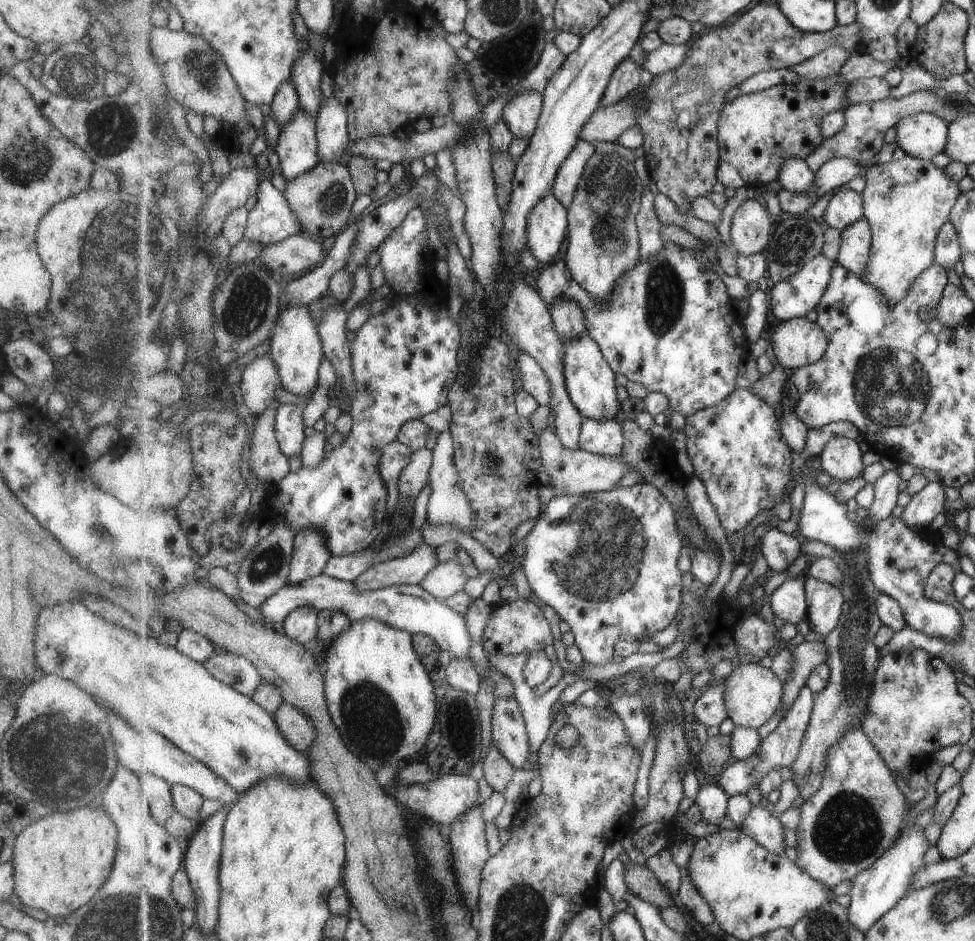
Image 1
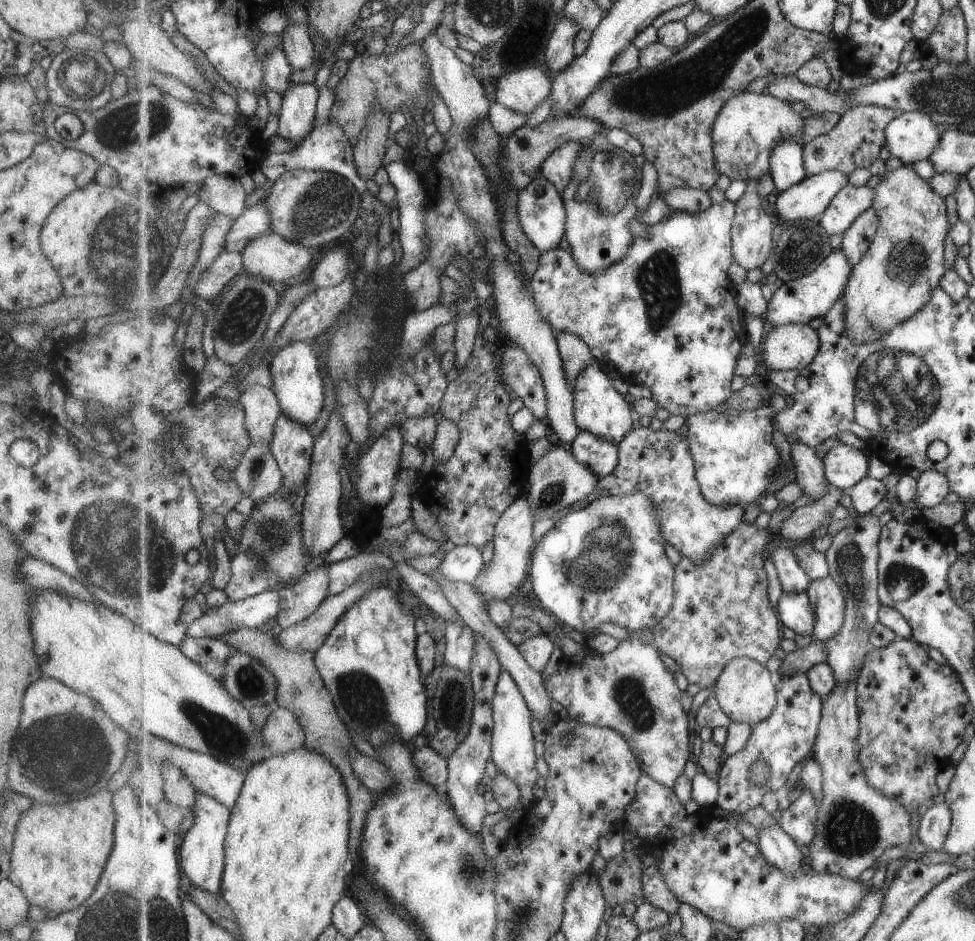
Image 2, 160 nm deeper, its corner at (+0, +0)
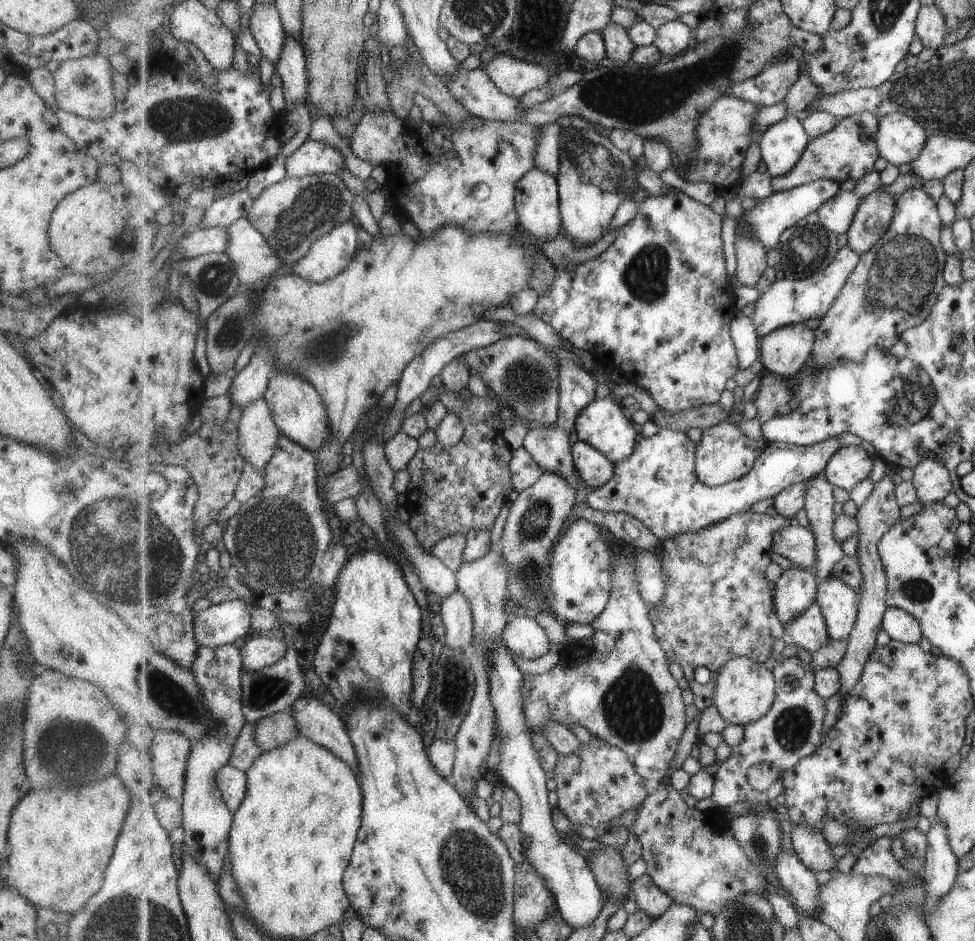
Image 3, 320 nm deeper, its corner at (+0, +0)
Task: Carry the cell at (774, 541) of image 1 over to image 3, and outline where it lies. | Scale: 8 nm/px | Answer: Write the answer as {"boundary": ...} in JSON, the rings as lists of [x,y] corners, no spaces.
{"boundary":[[[799,567],[782,572],[776,581],[775,608],[783,627],[791,625],[797,617],[813,606],[820,581],[811,570]]]}

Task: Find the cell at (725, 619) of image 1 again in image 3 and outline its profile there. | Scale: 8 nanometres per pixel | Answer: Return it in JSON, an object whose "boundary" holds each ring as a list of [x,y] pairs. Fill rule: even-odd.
{"boundary":[[[749,511],[737,513],[718,523],[710,524],[707,528],[702,528],[700,531],[671,535],[669,538],[661,539],[661,542],[656,546],[656,549],[653,549],[653,552],[657,553],[662,558],[664,579],[666,580],[667,588],[666,596],[662,600],[662,603],[650,607],[650,617],[653,624],[655,624],[656,635],[658,636],[659,642],[662,644],[663,650],[667,653],[671,663],[679,663],[683,667],[686,674],[686,680],[689,682],[689,688],[696,696],[694,704],[702,711],[714,704],[714,692],[718,683],[719,673],[729,660],[735,657],[748,656],[763,664],[764,662],[767,662],[769,656],[775,656],[773,654],[773,641],[775,638],[771,635],[771,626],[769,626],[769,622],[772,622],[772,620],[769,620],[769,618],[771,618],[773,612],[776,612],[776,608],[775,600],[773,600],[773,590],[771,590],[769,580],[767,580],[767,566],[771,564],[771,550],[774,543],[774,534],[784,526],[791,525],[792,519],[793,518],[781,514],[773,517],[766,513],[757,514]],[[701,666],[705,666],[711,672],[710,680],[705,684],[699,684],[699,682],[695,680],[695,670],[701,668]]]}

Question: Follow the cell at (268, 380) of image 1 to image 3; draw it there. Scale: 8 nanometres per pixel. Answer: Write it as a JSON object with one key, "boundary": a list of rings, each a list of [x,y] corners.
{"boundary":[[[264,398],[257,399],[245,408],[238,431],[240,455],[259,470],[266,470],[266,466],[277,452],[282,432]]]}

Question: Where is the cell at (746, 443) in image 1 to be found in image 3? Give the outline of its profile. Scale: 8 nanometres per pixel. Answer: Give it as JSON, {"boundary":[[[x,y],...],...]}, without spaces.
{"boundary":[[[737,418],[723,421],[703,430],[700,443],[697,445],[697,472],[699,480],[706,485],[718,487],[749,474],[754,469],[756,460],[768,445],[765,439],[763,444],[751,440],[734,423],[737,423]]]}

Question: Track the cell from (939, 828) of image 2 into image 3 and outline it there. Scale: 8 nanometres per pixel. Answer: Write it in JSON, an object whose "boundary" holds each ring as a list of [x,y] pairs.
{"boundary":[[[937,818],[931,822],[931,829],[927,832],[928,840],[930,842],[930,848],[926,854],[925,862],[923,865],[922,876],[927,881],[928,895],[925,899],[923,907],[927,911],[933,911],[938,904],[942,901],[942,898],[950,891],[951,885],[955,880],[958,872],[958,864],[955,855],[950,851],[944,824]]]}

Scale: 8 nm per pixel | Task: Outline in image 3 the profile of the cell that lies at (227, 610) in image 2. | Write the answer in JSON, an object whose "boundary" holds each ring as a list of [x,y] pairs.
{"boundary":[[[255,598],[251,604],[245,600],[223,601],[195,615],[194,631],[200,645],[219,648],[247,639],[251,628],[251,609],[259,607]]]}

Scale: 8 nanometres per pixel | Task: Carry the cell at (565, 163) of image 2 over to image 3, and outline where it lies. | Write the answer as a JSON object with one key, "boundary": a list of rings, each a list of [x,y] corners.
{"boundary":[[[559,122],[543,125],[538,132],[539,142],[535,157],[537,167],[556,177],[560,171],[563,151],[559,148],[559,134],[561,134]]]}

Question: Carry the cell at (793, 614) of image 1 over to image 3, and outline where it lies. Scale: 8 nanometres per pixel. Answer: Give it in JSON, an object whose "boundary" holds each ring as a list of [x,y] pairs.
{"boundary":[[[817,602],[813,603],[803,615],[797,617],[791,625],[784,628],[788,641],[811,653],[821,650],[832,639],[825,615]]]}

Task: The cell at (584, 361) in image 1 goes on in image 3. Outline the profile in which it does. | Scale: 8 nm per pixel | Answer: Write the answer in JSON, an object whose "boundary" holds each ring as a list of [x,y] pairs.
{"boundary":[[[608,397],[596,398],[577,417],[574,438],[594,446],[599,452],[606,454],[617,466],[630,458],[640,439],[639,427],[633,422],[626,409]]]}

